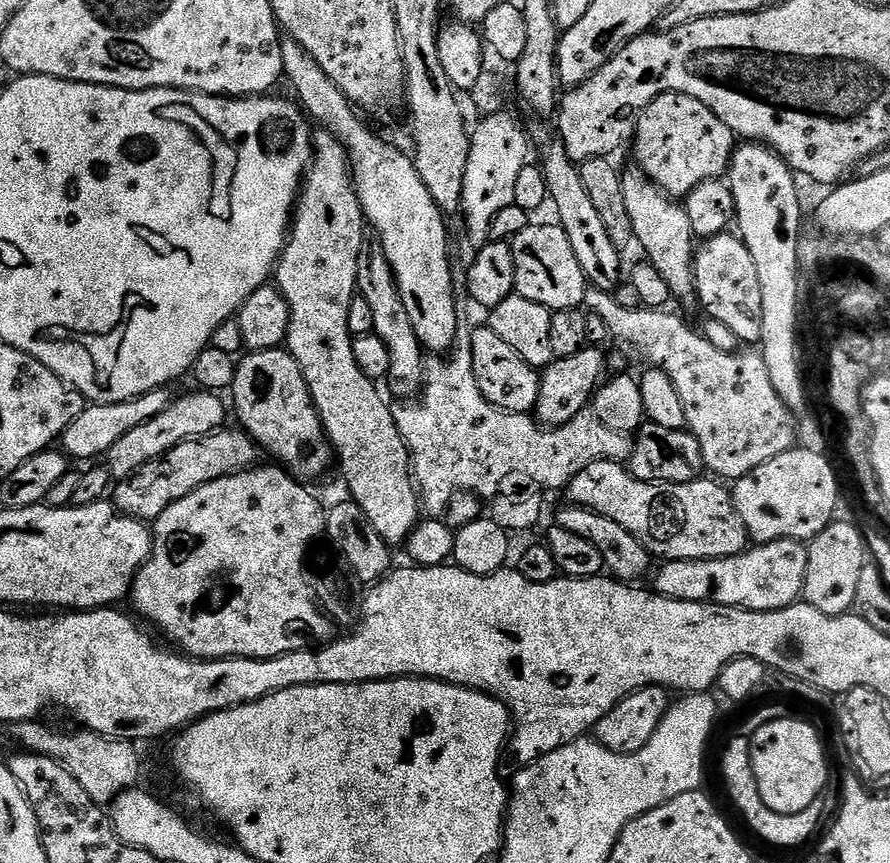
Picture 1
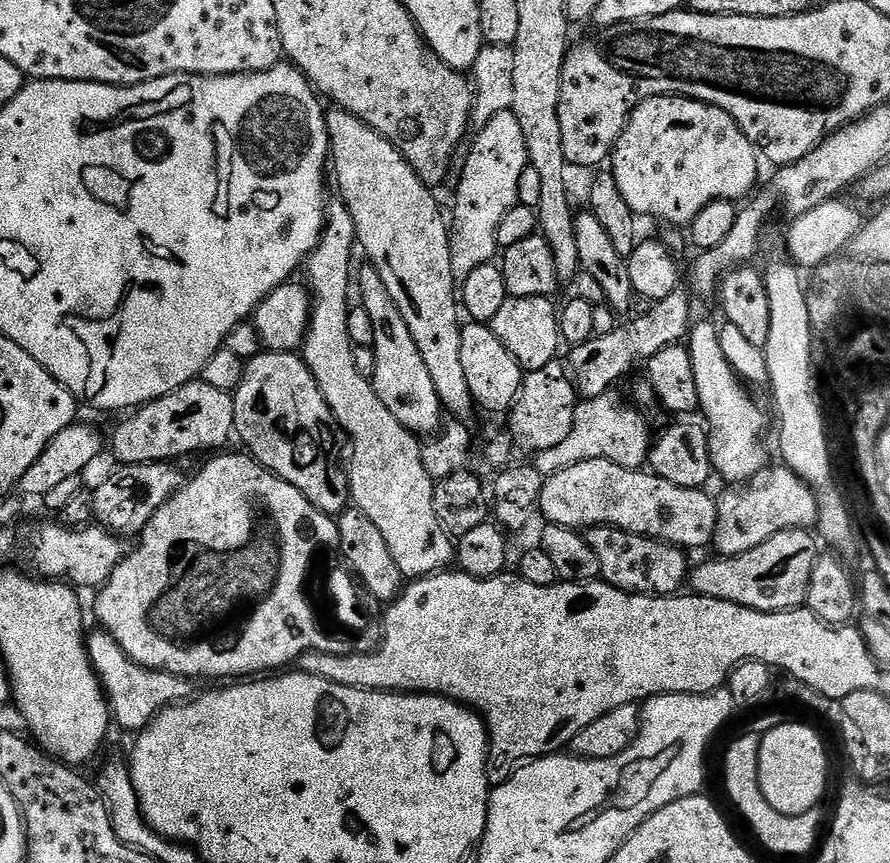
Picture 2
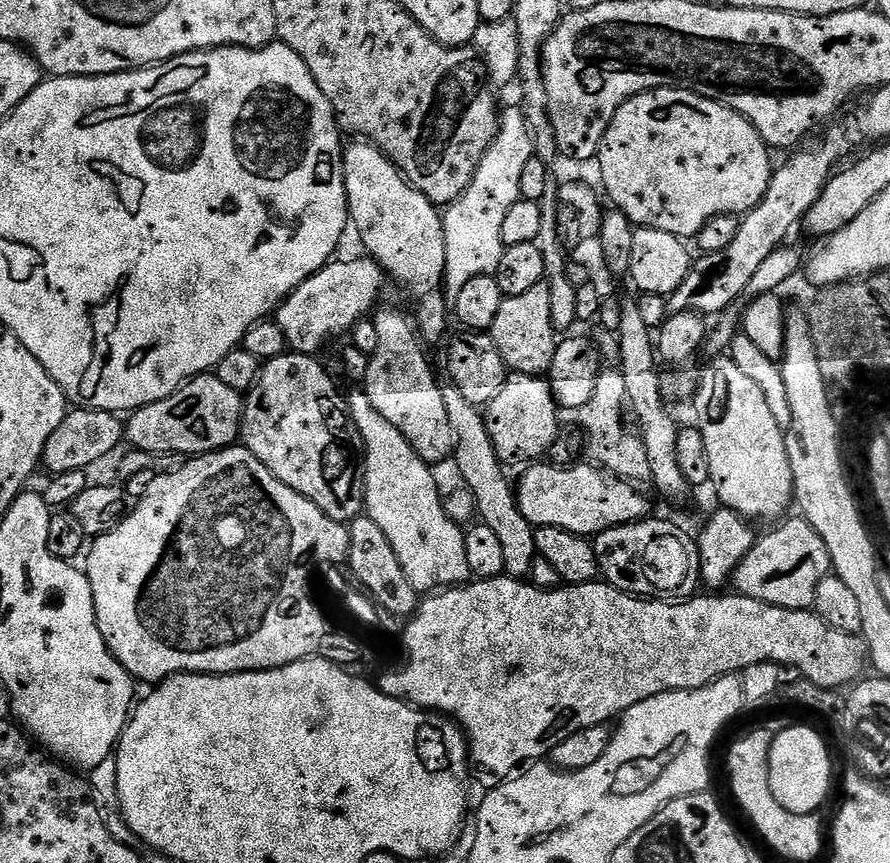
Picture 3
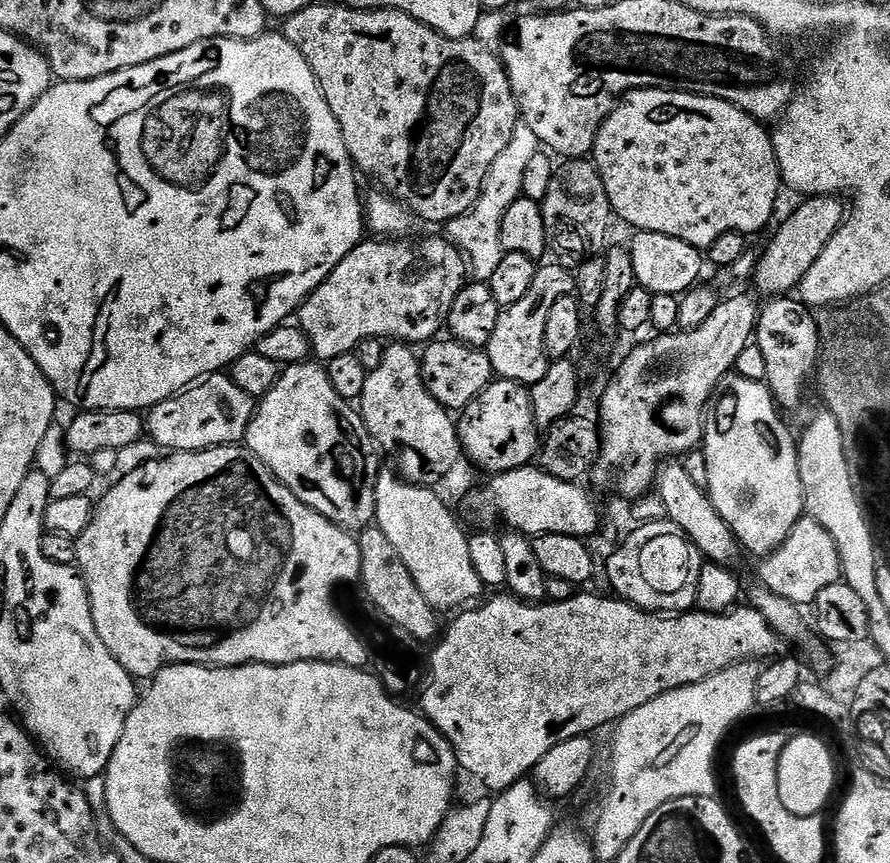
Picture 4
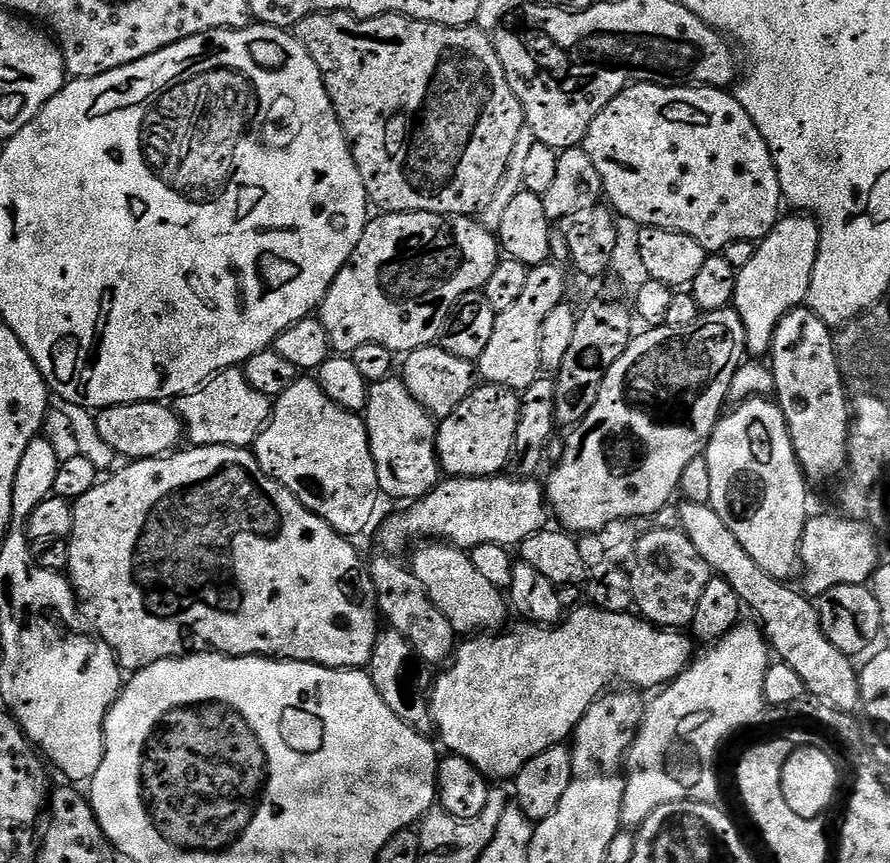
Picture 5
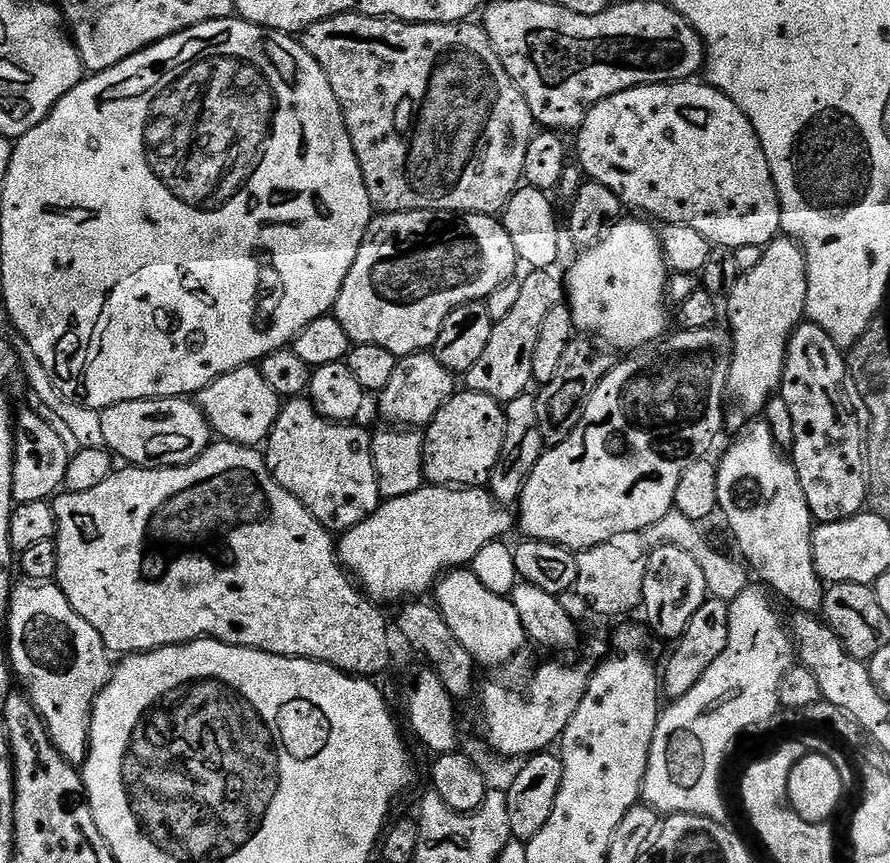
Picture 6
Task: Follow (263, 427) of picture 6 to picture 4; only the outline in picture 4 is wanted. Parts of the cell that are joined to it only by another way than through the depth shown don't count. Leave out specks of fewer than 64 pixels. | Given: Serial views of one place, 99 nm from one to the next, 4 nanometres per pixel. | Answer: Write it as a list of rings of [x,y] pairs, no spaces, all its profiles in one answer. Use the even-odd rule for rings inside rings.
[[[213,374],[154,405],[146,416],[146,432],[158,447],[172,452],[205,452],[207,448],[236,446],[248,432],[253,411],[254,401],[234,386],[231,375]]]

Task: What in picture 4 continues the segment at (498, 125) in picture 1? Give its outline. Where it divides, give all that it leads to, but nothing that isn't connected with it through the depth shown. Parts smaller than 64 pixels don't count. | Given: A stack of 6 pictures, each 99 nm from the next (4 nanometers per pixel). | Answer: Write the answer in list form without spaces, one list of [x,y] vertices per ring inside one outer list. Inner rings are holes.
[[[519,121],[510,144],[506,146],[505,150],[502,150],[497,161],[490,168],[475,206],[465,215],[447,223],[447,237],[465,254],[465,259],[470,265],[471,275],[477,281],[488,281],[494,271],[498,270],[498,265],[505,253],[504,247],[501,246],[502,218],[505,217],[506,210],[514,201],[523,195],[521,190],[523,171],[526,170],[527,165],[534,158],[534,154],[541,149],[541,146],[534,130],[530,129],[530,126],[526,126],[523,121]]]

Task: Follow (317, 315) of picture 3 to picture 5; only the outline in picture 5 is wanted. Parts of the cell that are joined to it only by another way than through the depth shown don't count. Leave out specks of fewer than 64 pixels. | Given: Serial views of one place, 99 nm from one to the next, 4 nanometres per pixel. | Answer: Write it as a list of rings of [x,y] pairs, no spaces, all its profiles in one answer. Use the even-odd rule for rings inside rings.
[[[386,212],[377,217],[377,220],[376,217],[369,219],[354,254],[334,278],[326,298],[318,309],[318,319],[322,322],[322,326],[326,326],[326,334],[330,334],[333,349],[340,354],[350,354],[358,350],[358,346],[367,344],[386,346],[393,354],[407,354],[419,348],[435,345],[440,339],[440,333],[443,332],[444,324],[448,320],[448,315],[454,310],[458,298],[483,290],[486,282],[490,282],[490,274],[494,274],[497,262],[502,259],[502,249],[497,237],[479,219],[470,216],[439,216],[433,212]]]

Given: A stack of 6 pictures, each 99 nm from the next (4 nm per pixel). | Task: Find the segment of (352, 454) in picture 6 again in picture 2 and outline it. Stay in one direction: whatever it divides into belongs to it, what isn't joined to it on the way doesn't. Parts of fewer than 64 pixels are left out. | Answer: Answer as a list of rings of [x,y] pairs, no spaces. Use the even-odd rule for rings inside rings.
[[[261,350],[254,359],[247,361],[244,365],[244,377],[238,386],[238,390],[232,396],[234,402],[234,422],[236,423],[234,432],[240,440],[245,444],[247,455],[256,460],[266,470],[270,470],[278,478],[282,478],[286,482],[290,482],[290,486],[294,486],[294,490],[298,490],[304,495],[308,501],[316,507],[320,512],[329,514],[339,514],[349,507],[350,493],[348,490],[348,473],[346,471],[345,461],[340,461],[340,455],[345,455],[346,440],[340,431],[340,425],[336,423],[334,414],[330,410],[330,406],[326,402],[326,398],[322,398],[322,390],[318,390],[318,382],[314,382],[314,374],[310,374],[310,370],[304,365],[303,359],[296,352],[270,352]]]

